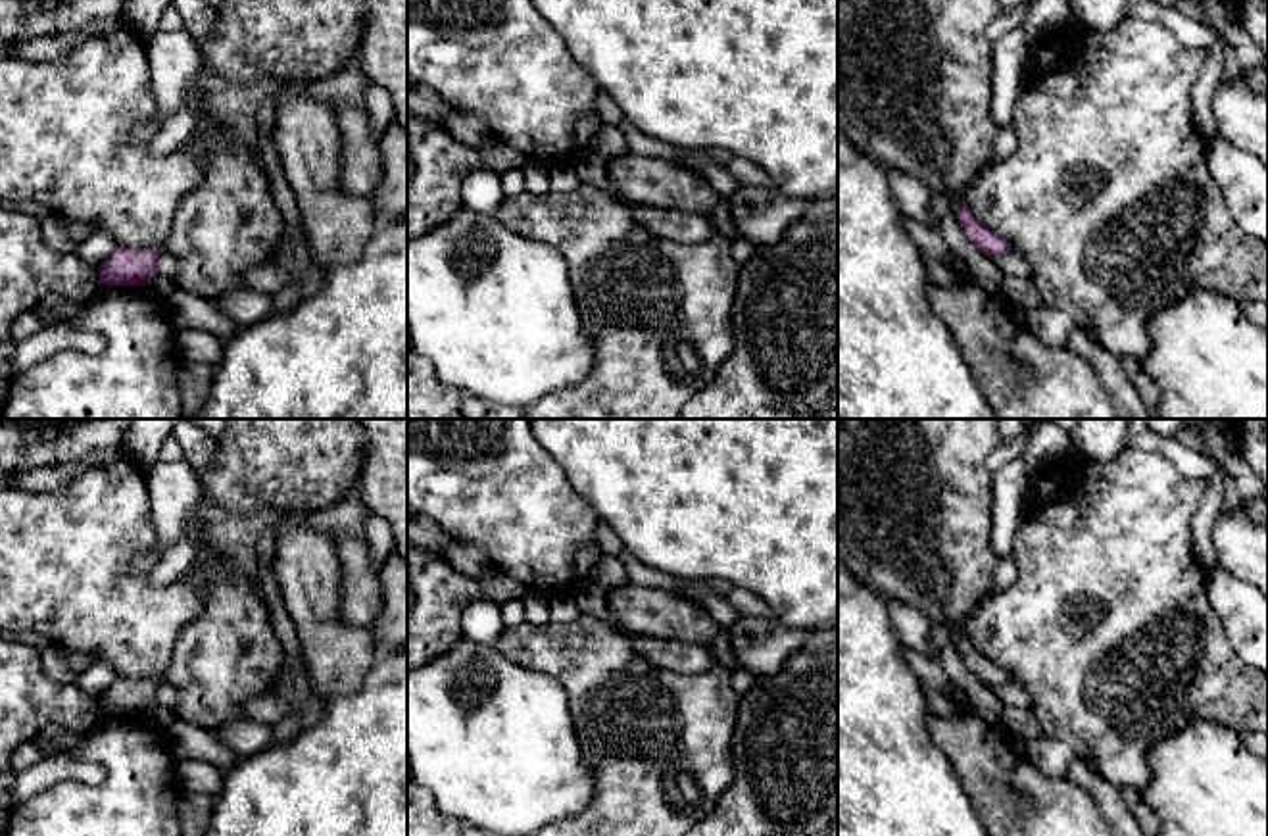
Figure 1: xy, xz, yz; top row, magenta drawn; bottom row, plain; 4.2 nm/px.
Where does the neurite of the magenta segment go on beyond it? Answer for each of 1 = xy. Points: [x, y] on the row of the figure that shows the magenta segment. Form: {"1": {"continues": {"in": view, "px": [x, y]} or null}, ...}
{"1": {"continues": null}}

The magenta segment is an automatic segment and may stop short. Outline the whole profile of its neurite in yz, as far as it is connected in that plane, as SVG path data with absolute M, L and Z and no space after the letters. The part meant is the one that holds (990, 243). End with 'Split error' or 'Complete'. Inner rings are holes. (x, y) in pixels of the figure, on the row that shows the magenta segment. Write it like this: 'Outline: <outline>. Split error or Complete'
Outline: M966 200L957 209L957 219L966 238L974 246L978 246L986 256L1003 256L1011 250L1009 244L995 231L991 231L986 223L974 217Z. Complete

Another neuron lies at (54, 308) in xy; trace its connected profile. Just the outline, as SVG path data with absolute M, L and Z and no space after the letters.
M48 294L46 298L42 298L35 311L40 317L42 327L48 327L56 323L65 323L77 311L79 306L79 302L73 302L60 294Z

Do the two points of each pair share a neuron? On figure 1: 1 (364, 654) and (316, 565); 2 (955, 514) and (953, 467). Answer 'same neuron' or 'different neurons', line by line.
1: same neuron
2: same neuron

